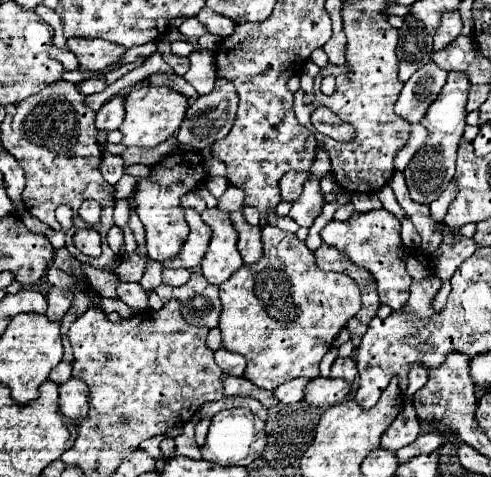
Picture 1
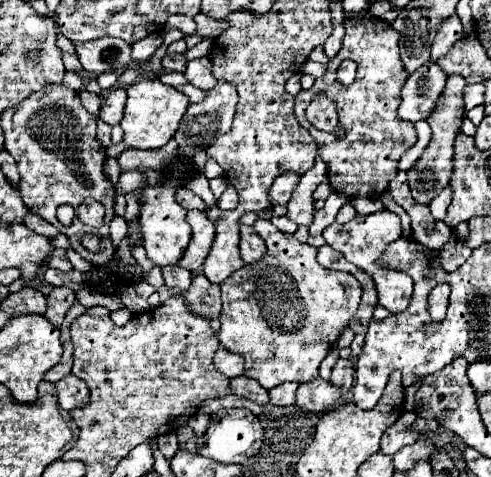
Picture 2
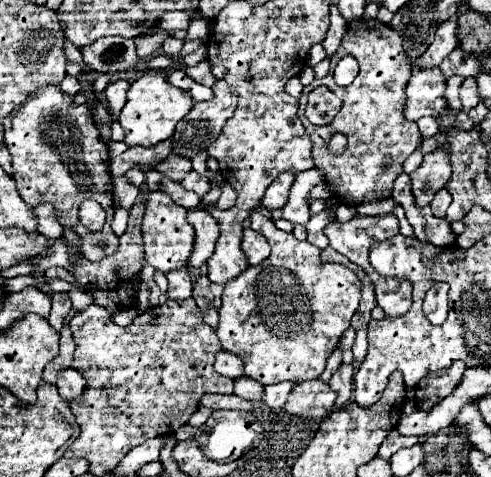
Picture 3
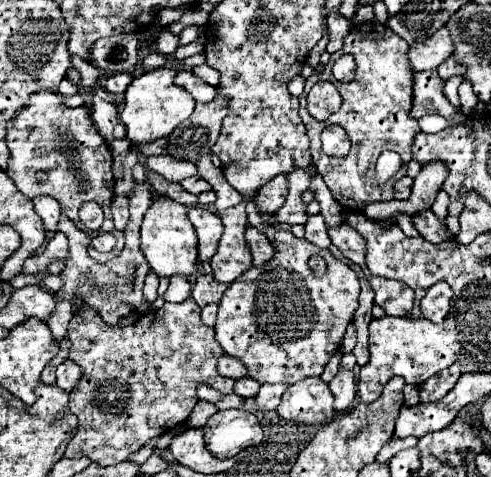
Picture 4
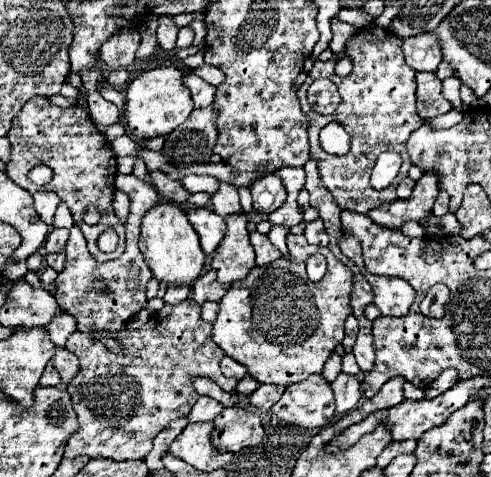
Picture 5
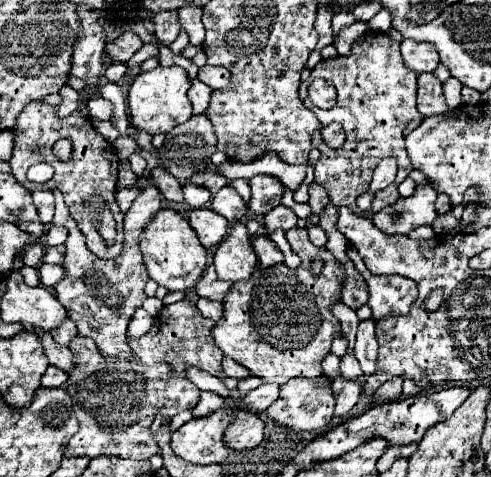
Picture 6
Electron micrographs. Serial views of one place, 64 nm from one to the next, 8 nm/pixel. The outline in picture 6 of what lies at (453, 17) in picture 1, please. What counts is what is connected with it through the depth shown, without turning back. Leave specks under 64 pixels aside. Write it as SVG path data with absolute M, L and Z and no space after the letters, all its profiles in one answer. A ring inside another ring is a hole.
M402 40L400 44L404 66L416 74L422 72L434 72L440 58L432 44L428 42L414 42L414 40Z

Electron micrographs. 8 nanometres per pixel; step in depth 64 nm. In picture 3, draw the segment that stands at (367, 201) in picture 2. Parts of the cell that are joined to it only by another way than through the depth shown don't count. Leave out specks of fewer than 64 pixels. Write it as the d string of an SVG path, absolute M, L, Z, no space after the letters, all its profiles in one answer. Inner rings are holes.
M376 200L376 202L364 202L356 206L358 214L362 216L380 216L380 214L392 214L394 212L394 200Z

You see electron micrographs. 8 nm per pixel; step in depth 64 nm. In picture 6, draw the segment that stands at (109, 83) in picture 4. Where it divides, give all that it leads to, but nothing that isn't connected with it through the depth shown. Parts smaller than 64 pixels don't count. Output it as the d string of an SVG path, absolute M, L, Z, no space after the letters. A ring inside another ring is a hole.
M110 64L104 72L108 82L120 82L124 78L124 74L126 74L126 64Z

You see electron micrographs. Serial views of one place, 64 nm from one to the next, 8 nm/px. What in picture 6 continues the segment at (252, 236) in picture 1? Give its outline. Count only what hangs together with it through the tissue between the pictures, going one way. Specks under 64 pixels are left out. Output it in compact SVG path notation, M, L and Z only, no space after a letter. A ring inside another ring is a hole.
M256 236L252 244L254 244L254 252L256 252L258 262L260 262L262 268L276 266L276 264L282 264L284 262L284 254L278 250L278 246L270 238Z

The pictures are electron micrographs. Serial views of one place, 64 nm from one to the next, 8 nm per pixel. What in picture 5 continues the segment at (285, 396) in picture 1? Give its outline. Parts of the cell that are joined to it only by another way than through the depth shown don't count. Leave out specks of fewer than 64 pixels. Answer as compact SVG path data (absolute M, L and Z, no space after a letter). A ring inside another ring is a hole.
M260 384L260 388L248 396L248 404L260 410L270 410L272 404L280 400L284 390L286 390L284 386L276 386L276 384Z

